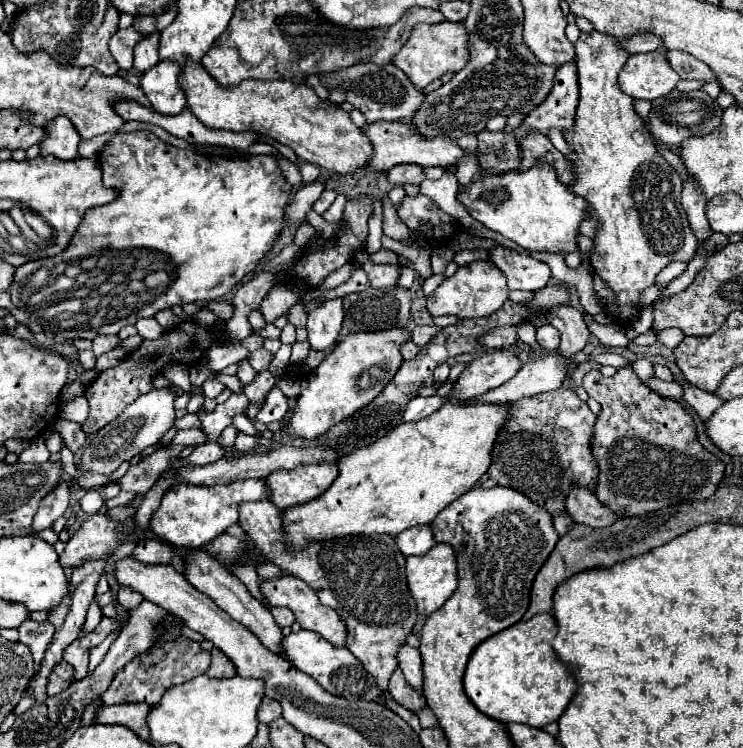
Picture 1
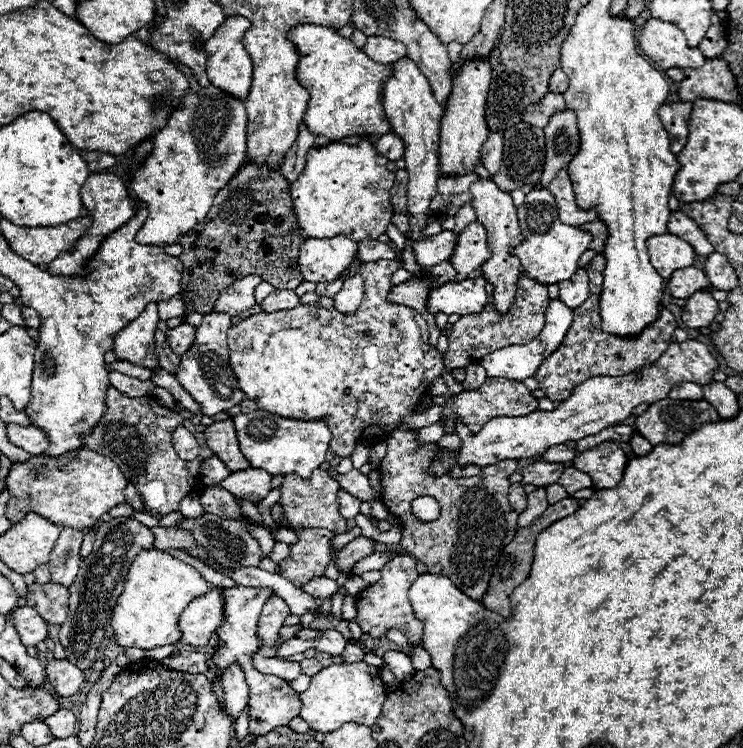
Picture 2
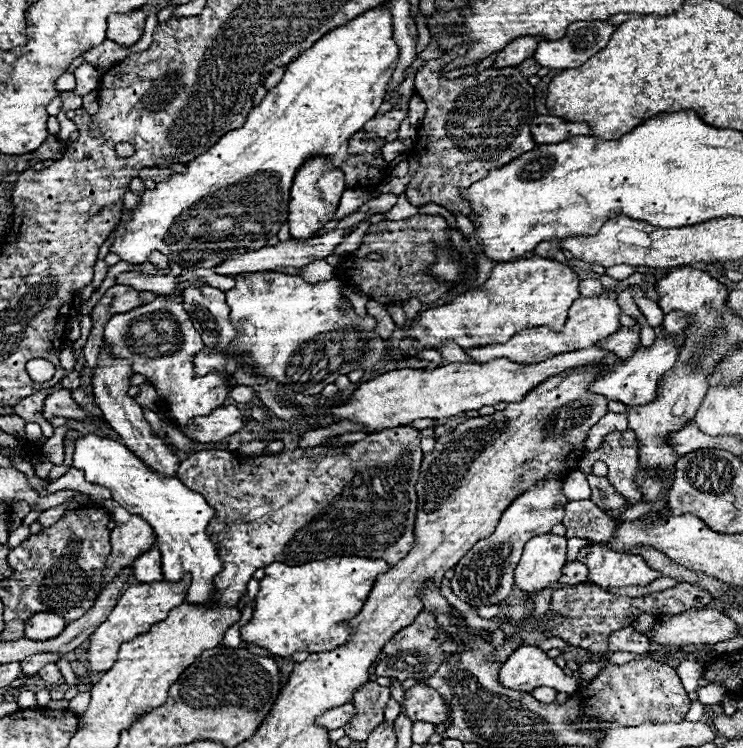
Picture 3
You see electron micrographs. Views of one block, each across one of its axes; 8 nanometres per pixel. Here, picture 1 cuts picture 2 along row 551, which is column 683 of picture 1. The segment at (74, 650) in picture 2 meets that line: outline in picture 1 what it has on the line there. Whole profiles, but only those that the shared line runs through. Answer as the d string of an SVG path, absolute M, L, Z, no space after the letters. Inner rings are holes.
M672 90L670 94L652 100L652 110L650 110L648 120L644 120L644 126L656 142L660 142L668 148L680 148L682 140L686 140L690 136L710 134L716 126L720 126L722 112L724 110L718 106L718 102L700 90L696 90L696 92Z

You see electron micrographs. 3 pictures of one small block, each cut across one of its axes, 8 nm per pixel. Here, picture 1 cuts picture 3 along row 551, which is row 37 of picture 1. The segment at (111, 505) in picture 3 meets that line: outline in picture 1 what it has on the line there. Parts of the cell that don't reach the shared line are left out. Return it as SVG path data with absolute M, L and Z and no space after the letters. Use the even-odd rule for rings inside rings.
M132 26L126 30L118 30L112 38L110 38L110 54L114 56L114 60L118 62L118 66L122 70L132 68L132 60L134 60L134 46L146 38L146 34L140 34L138 30L134 30Z

